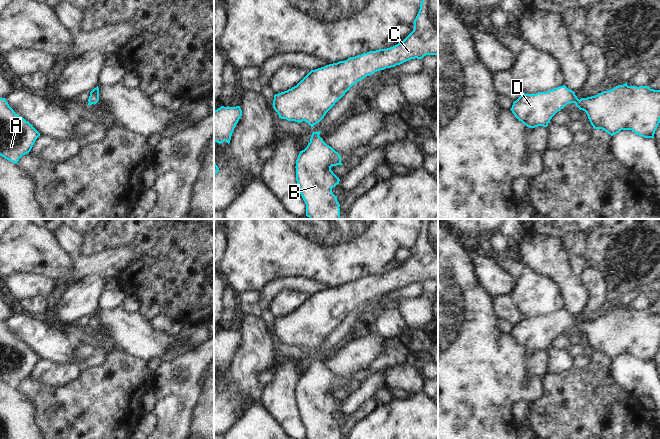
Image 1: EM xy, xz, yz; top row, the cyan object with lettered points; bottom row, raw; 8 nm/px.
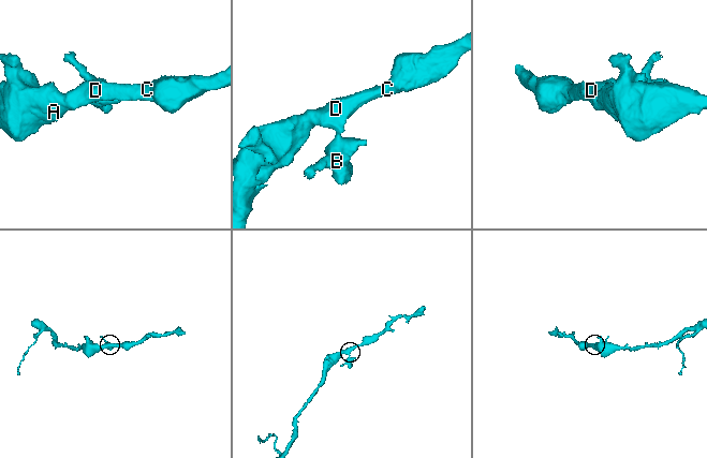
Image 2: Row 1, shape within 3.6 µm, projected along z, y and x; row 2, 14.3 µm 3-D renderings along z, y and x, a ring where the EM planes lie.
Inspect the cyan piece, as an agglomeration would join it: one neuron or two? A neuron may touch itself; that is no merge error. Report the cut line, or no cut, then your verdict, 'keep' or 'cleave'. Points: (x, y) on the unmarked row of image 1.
no cut; keep

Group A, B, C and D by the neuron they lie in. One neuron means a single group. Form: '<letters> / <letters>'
A B C D

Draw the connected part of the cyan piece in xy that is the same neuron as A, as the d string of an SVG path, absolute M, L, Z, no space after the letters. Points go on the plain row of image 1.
M0 322L0 380L17 388L19 383L29 377L40 357L9 330L5 322Z

